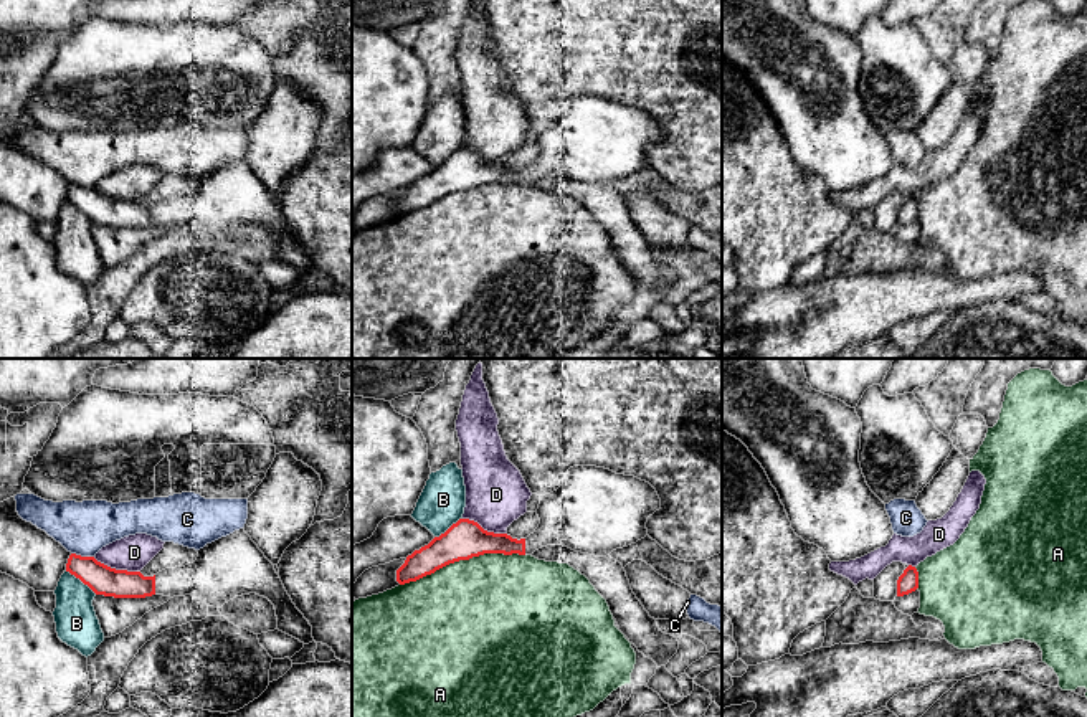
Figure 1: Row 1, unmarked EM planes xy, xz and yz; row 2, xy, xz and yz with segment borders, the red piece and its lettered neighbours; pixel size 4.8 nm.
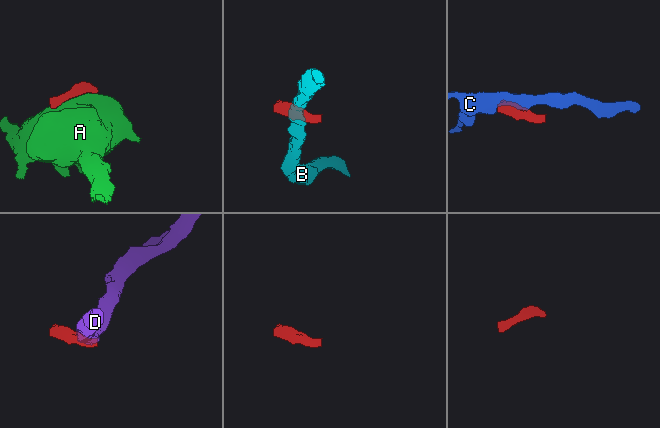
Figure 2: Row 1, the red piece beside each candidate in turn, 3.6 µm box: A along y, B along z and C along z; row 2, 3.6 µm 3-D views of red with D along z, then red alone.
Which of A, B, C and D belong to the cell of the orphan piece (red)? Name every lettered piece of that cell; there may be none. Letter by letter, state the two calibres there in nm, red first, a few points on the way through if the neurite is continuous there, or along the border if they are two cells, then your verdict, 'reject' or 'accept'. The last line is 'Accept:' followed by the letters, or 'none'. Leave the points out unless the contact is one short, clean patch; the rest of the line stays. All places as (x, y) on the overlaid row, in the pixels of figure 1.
A: 190 nm thick on the red side, 480 nm on the other; reject
B: 140 nm thick on the red side, 200 nm on the other; border along xy (65, 570), (78, 577), (96, 593); reject
C: 140 nm thick on the red side, 260 nm on the other; reject
D: 140 nm thick on the red side, 170 nm on the other; border along xy (93, 557), (116, 569), (139, 572); reject
Accept: none

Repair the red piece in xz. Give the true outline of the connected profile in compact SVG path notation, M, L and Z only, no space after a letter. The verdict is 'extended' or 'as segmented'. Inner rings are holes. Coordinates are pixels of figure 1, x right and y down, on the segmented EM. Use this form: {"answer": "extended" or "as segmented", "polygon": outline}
{"answer": "extended", "polygon": "M573 466L563 484L540 496L539 527L527 539L484 530L459 519L434 537L411 515L383 519L373 535L352 545L352 586L368 568L403 558L396 570L400 585L484 553L532 555L547 545L606 557L648 535L648 517L661 509L656 489L634 476L596 466Z"}

